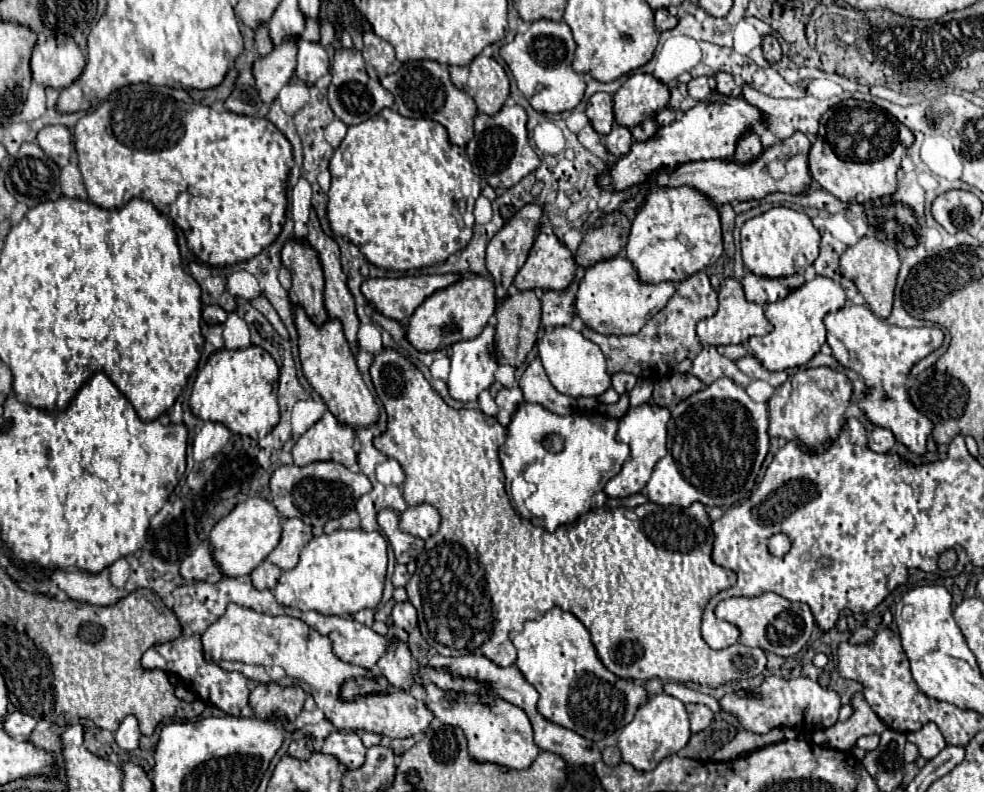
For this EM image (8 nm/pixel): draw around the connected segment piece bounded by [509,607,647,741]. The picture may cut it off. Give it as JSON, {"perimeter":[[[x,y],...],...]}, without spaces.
{"perimeter":[[[553,607],[541,619],[525,621],[523,629],[511,631],[509,637],[517,649],[515,667],[523,673],[525,681],[529,681],[541,695],[541,699],[537,703],[539,713],[545,719],[549,719],[561,727],[567,727],[591,741],[603,741],[605,737],[621,731],[633,719],[637,707],[647,701],[643,685],[635,685],[633,681],[619,679],[611,671],[605,669],[605,665],[597,659],[595,647],[591,645],[591,635],[587,633],[585,625],[569,611]]]}

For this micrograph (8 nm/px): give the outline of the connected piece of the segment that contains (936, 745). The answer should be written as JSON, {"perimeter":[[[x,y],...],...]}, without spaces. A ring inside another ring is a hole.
{"perimeter":[[[927,723],[915,733],[907,733],[907,739],[919,747],[919,755],[927,761],[937,757],[937,753],[947,745],[935,723]]]}

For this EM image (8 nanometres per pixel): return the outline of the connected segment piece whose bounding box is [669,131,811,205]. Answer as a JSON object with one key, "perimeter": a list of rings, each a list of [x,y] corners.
{"perimeter":[[[797,131],[791,137],[787,137],[781,143],[775,143],[771,147],[765,147],[761,157],[741,165],[737,161],[725,161],[725,159],[709,159],[709,161],[691,161],[685,165],[679,165],[669,175],[669,185],[691,185],[705,195],[709,195],[715,203],[731,203],[731,201],[745,201],[753,197],[765,197],[775,191],[785,193],[801,193],[807,187],[809,179],[809,167],[807,167],[807,153],[809,153],[809,139],[805,133]]]}

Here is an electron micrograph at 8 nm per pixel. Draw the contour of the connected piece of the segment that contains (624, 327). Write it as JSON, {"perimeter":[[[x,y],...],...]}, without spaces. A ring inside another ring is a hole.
{"perimeter":[[[627,257],[599,261],[585,271],[577,291],[575,311],[587,327],[603,335],[633,335],[675,295],[675,283],[645,283]]]}

